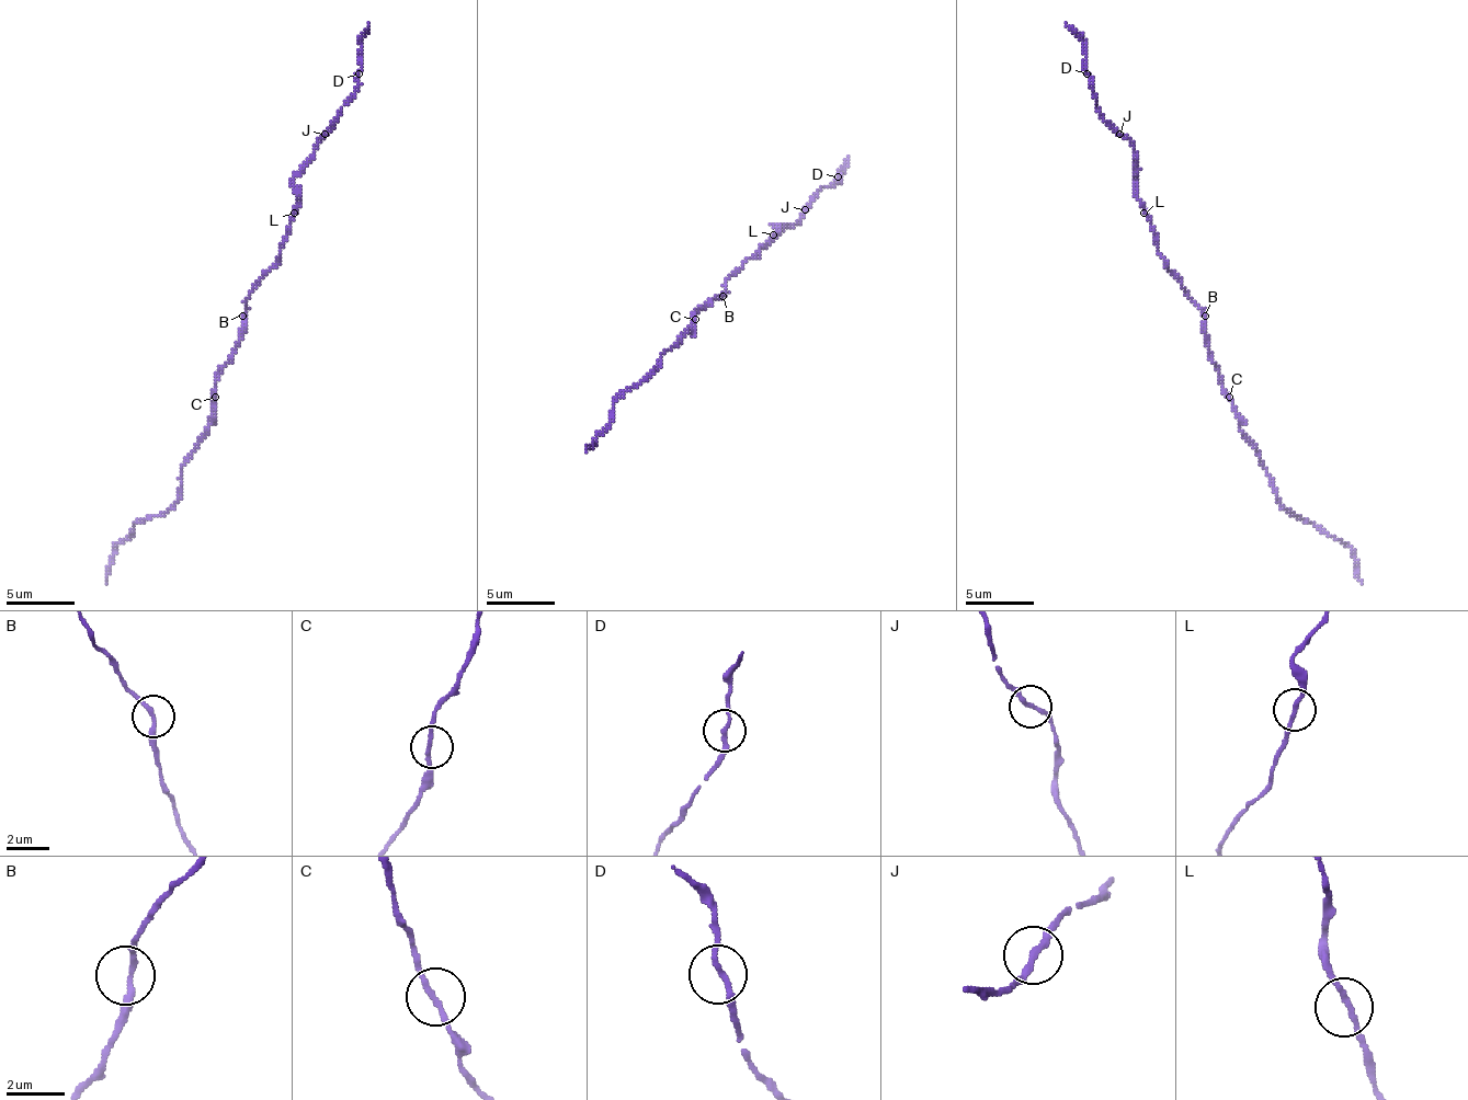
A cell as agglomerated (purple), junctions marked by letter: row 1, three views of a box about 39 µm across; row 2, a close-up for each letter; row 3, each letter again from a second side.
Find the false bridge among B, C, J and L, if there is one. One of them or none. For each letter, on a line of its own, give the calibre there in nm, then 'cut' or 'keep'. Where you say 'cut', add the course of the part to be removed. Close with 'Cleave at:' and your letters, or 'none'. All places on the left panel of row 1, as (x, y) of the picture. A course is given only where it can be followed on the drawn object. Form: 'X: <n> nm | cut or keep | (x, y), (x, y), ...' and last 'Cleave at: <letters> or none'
B: 220 nm | keep
C: 180 nm | keep
J: 200 nm | keep
L: 180 nm | keep
Cleave at: none

